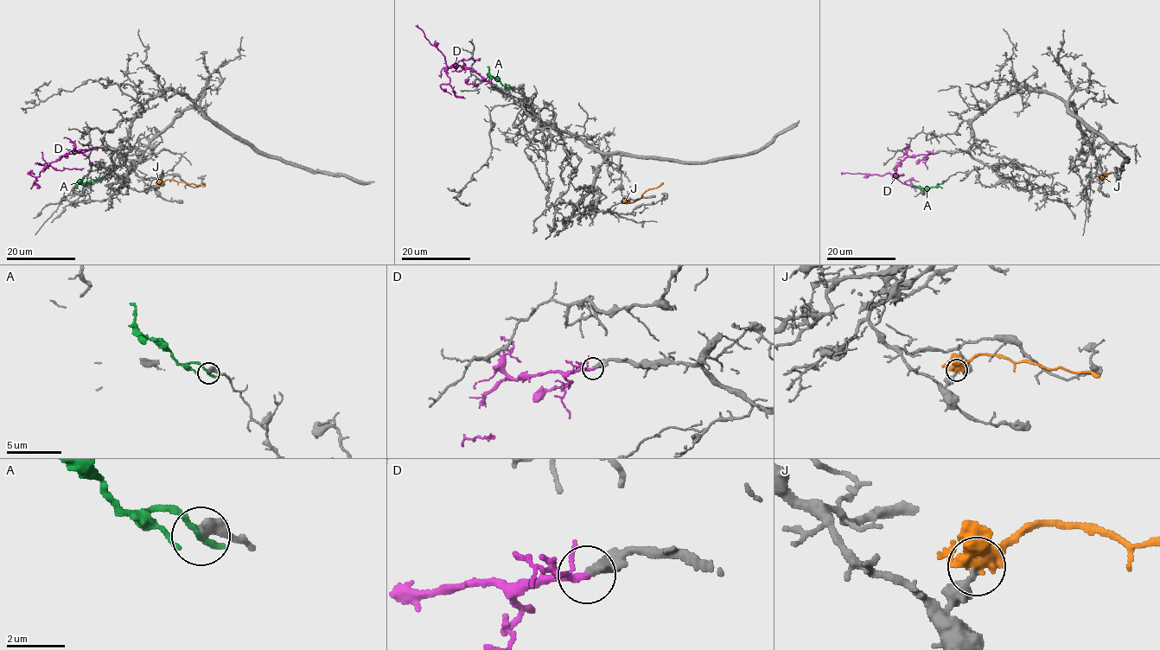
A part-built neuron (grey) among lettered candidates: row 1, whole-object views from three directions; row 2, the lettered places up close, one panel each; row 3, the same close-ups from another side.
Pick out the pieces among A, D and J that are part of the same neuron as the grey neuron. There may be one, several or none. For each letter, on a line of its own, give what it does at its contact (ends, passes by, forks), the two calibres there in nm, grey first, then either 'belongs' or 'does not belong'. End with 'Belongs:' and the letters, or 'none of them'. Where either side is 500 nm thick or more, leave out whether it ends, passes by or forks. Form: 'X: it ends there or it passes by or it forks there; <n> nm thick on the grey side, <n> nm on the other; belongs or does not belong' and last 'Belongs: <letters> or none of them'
A: it passes by; 400 nm thick on the grey side, 190 nm on the other; does not belong
D: it forks there; 440 nm thick on the grey side, 170 nm on the other; belongs
J: it forks there; 360 nm thick on the grey side, 420 nm on the other; does not belong
Belongs: D

